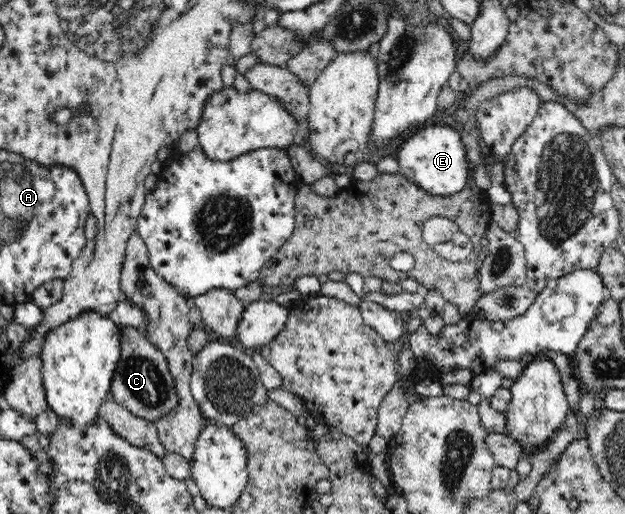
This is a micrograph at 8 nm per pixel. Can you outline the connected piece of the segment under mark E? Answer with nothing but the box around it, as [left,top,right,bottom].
[396,121,469,195]

